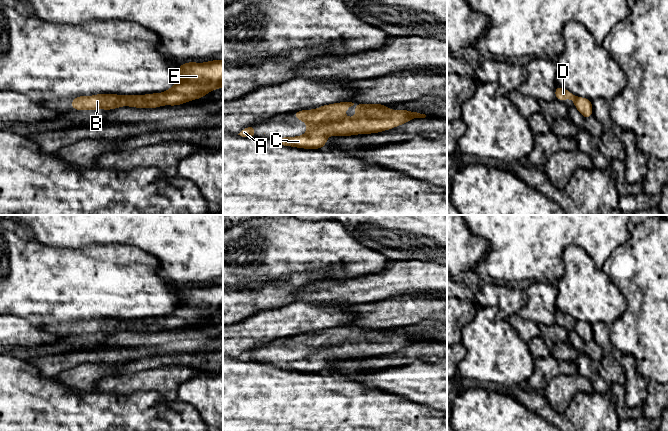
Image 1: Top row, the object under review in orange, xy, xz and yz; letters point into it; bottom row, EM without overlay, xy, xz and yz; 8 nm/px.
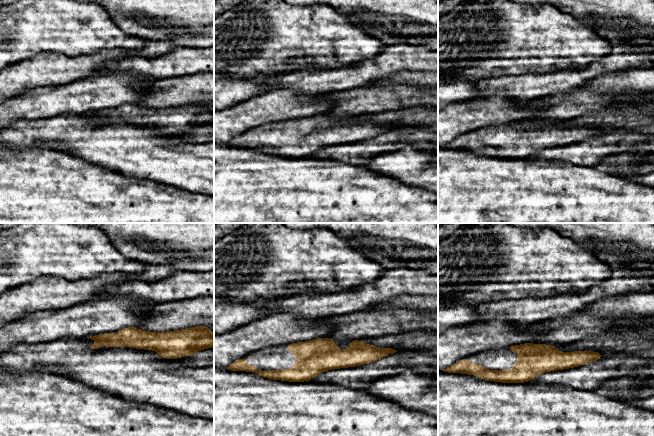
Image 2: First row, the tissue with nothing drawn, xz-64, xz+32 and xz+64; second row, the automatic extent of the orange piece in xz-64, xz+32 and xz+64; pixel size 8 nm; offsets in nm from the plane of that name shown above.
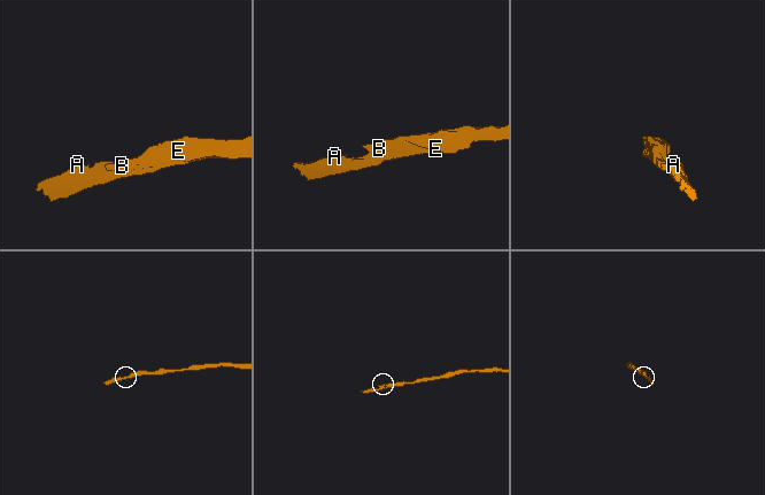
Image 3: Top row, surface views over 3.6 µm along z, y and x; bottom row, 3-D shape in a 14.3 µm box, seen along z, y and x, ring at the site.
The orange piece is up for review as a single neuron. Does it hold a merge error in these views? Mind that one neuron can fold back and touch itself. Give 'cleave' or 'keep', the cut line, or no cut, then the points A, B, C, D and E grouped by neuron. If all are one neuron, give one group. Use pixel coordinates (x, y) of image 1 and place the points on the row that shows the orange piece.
keep; cut none; groups A B C D E

